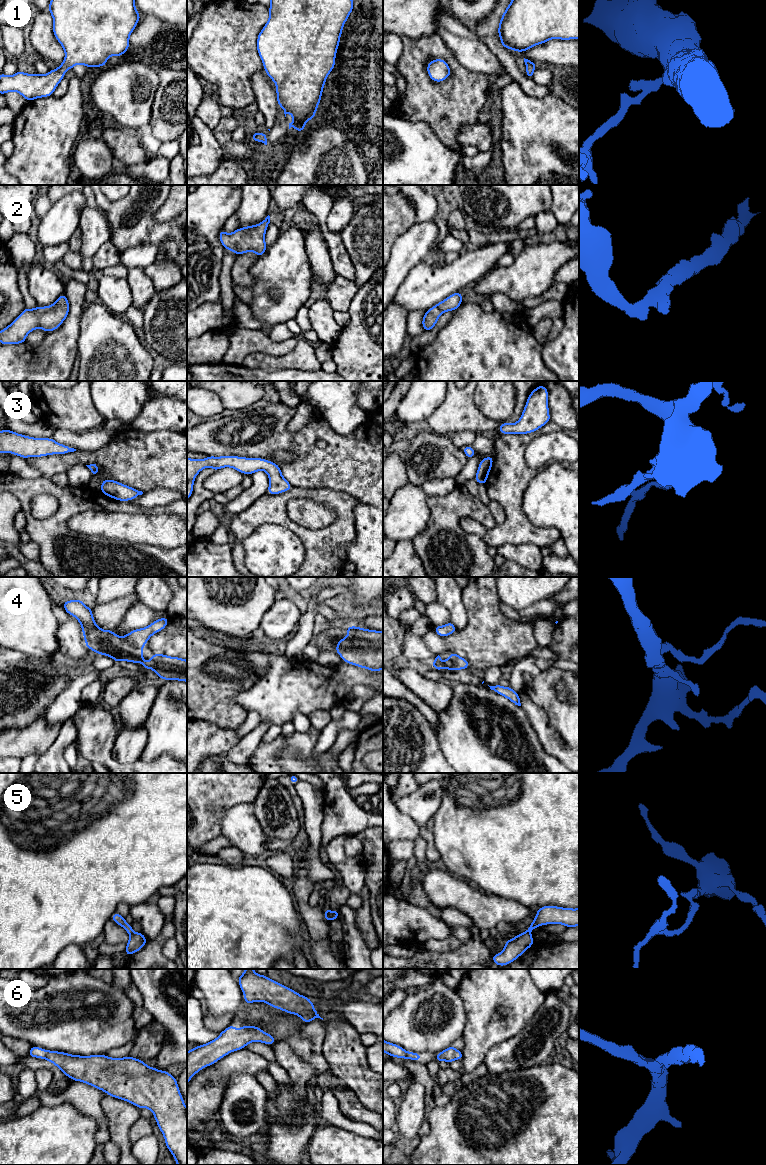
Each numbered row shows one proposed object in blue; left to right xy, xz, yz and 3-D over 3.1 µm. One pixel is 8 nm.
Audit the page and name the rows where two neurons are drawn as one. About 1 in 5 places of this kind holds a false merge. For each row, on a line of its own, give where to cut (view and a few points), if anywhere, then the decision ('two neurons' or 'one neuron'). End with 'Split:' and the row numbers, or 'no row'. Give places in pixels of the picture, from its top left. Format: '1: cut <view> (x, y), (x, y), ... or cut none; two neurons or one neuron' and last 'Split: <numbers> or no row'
1: cut none; one neuron
2: cut none; one neuron
3: cut none; one neuron
4: cut none; one neuron
5: cut xy (133, 931), (130, 935); two neurons
6: cut none; one neuron
Split: 5

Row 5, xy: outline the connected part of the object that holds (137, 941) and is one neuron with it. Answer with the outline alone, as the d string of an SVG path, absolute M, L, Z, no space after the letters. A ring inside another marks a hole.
M133 932L130 935L129 941L126 943L125 954L127 955L127 957L141 950L145 946L146 942L147 939L142 932L140 933Z

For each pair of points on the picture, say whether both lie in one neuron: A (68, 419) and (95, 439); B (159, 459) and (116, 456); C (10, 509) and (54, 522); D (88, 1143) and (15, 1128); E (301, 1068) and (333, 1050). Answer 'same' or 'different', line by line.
A: different
B: same
C: different
D: same
E: different

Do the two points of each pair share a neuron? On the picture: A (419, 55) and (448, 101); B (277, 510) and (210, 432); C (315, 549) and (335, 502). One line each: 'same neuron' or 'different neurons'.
A: same neuron
B: different neurons
C: same neuron

